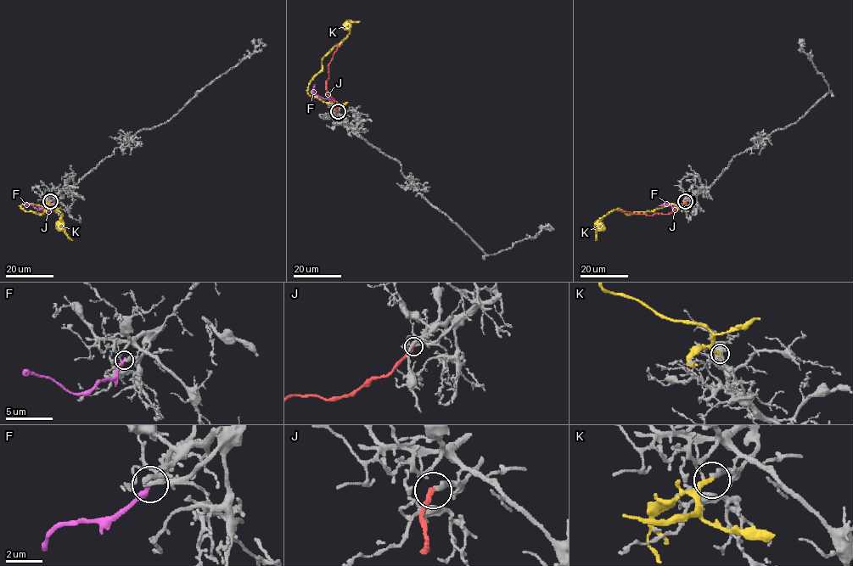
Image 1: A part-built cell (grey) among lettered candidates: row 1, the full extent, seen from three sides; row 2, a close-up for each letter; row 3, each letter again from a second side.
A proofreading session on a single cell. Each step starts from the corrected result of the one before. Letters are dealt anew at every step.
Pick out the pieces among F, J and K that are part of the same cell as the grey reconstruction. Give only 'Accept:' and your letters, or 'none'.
Accept: J

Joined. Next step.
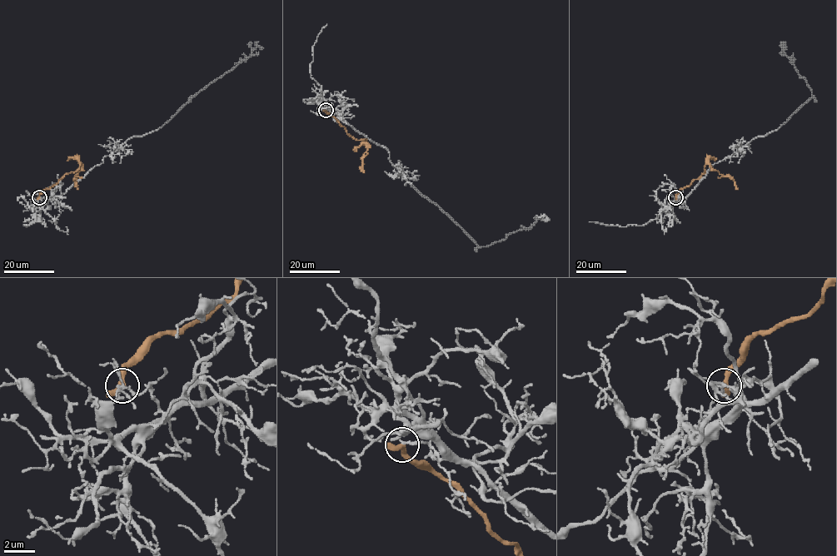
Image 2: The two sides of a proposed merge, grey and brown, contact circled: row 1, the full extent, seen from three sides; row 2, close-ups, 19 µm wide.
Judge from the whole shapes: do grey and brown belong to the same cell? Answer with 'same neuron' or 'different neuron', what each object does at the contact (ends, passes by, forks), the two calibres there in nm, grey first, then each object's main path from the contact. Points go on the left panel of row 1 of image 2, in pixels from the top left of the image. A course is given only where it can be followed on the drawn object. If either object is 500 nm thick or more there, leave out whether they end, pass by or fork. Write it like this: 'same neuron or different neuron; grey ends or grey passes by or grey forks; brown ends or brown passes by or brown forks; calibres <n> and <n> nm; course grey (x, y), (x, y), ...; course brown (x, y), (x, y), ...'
different neuron; grey ends; brown passes by; calibres 190 and 360 nm; course grey (39, 197), (46, 201), (56, 200), (128, 139), (163, 125), (256, 47), (261, 48), (258, 47); course brown (39, 197), (66, 174), (75, 172), (80, 163), (82, 170), (75, 180), (77, 190)

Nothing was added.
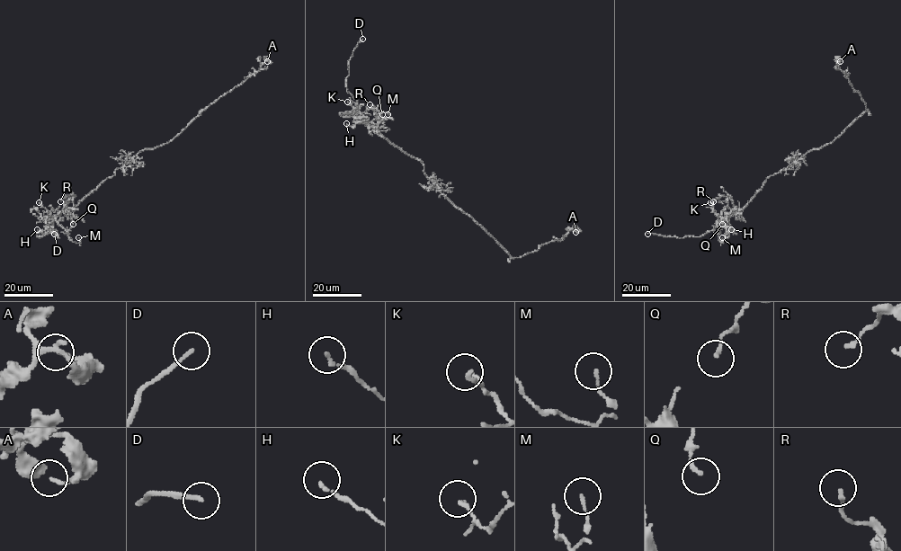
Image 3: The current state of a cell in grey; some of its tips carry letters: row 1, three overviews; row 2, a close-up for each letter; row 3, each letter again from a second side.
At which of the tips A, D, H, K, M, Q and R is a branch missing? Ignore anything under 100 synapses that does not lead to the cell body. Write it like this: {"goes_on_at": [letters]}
{"goes_on_at": ["D"]}

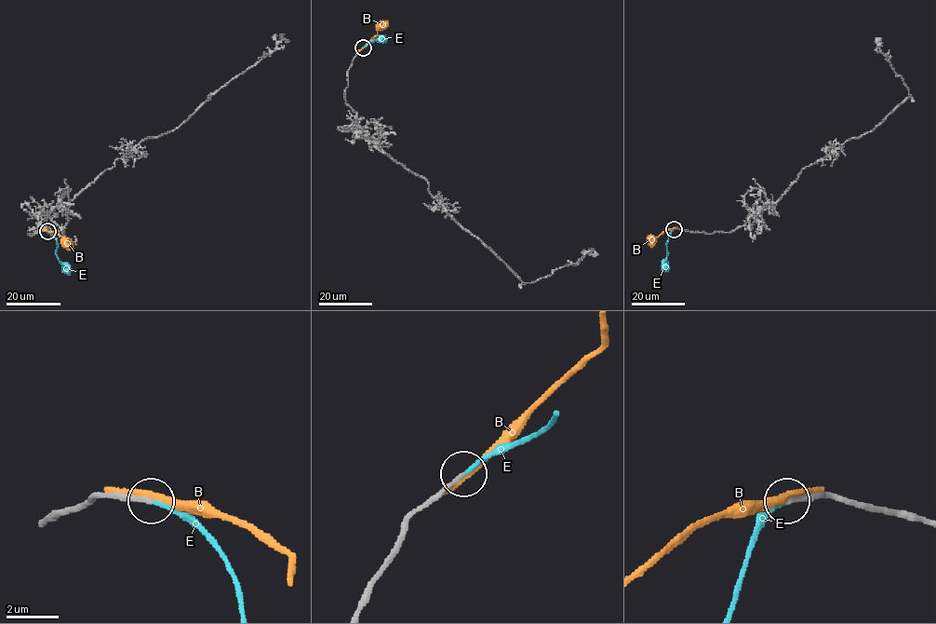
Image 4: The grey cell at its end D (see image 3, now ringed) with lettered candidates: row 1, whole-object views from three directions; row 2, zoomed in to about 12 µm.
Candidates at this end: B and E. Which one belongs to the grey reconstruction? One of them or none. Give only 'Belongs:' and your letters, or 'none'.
Belongs: E

